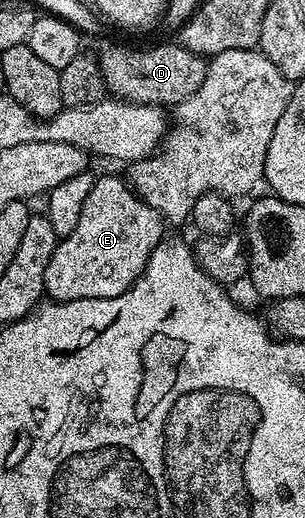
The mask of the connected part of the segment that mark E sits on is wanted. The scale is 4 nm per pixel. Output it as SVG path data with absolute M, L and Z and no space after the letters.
M99 175L88 194L88 199L84 202L84 210L80 210L80 222L76 222L76 230L59 239L52 254L52 262L48 262L44 270L45 295L51 301L61 302L88 298L116 298L124 294L148 266L148 258L154 247L162 243L162 227L162 215L152 210L148 202L141 200L123 177L121 180L118 176Z

